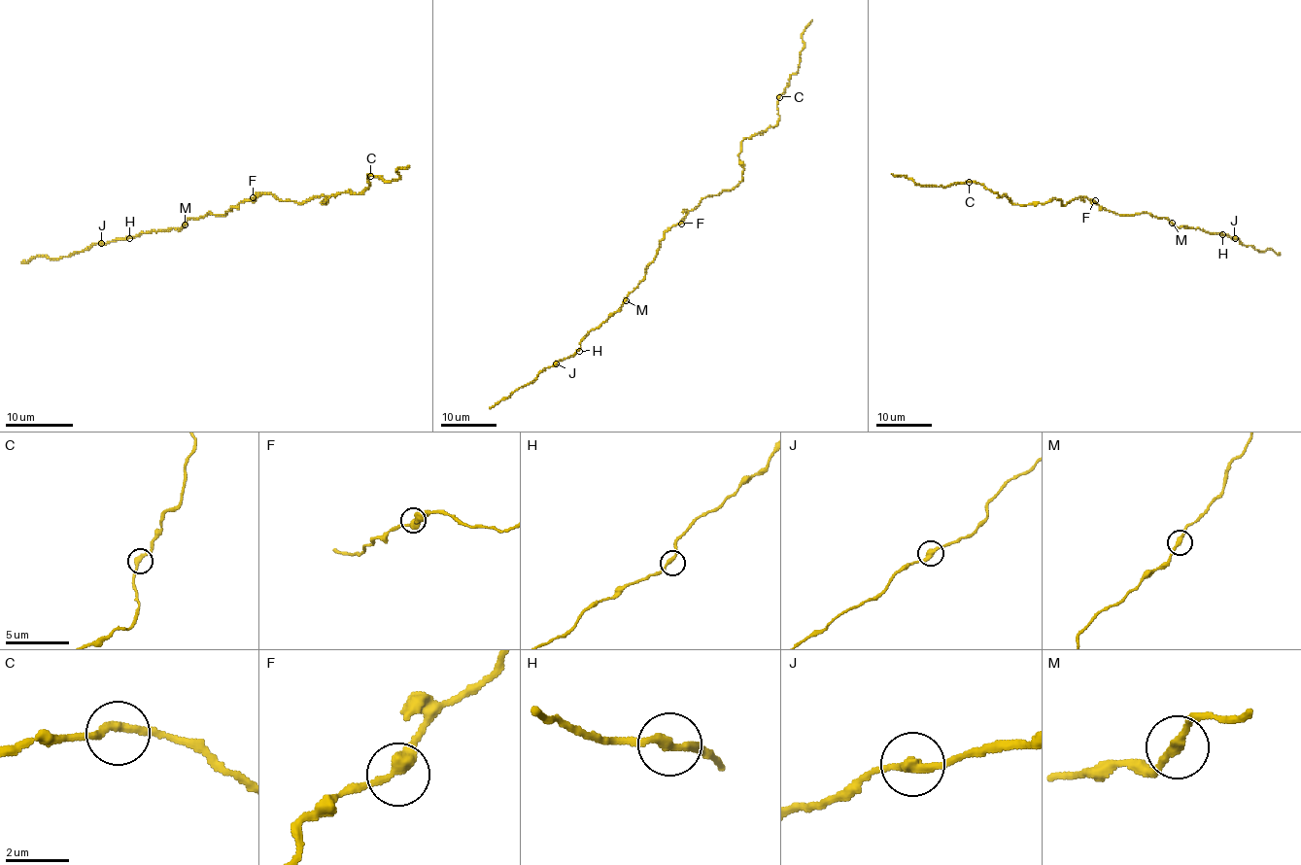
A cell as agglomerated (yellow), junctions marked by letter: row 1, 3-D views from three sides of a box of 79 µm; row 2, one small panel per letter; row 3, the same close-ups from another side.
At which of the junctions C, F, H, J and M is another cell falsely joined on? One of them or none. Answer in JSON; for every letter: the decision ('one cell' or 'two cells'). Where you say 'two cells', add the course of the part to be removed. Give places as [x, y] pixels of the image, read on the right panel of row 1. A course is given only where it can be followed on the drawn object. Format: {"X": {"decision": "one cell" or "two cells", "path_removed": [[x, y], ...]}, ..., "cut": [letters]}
{"C": {"decision": "one cell"}, "F": {"decision": "one cell"}, "H": {"decision": "one cell"}, "J": {"decision": "one cell"}, "M": {"decision": "one cell"}, "cut": []}

